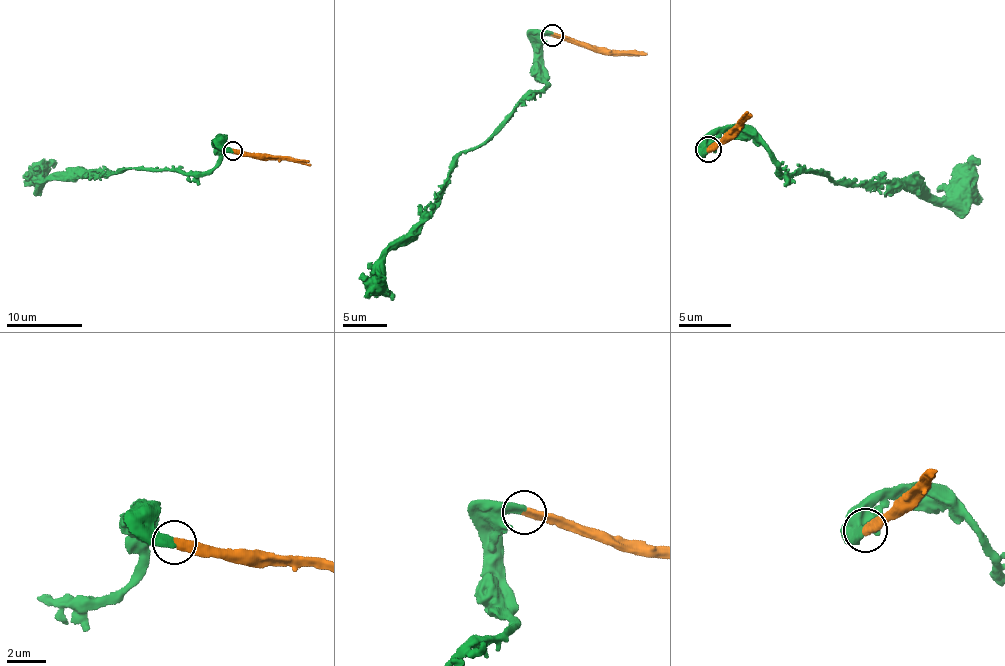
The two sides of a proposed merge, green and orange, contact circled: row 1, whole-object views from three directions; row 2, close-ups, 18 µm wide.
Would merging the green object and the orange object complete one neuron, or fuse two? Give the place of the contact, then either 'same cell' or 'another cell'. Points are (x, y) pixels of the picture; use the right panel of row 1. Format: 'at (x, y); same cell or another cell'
at (708, 149); same cell

